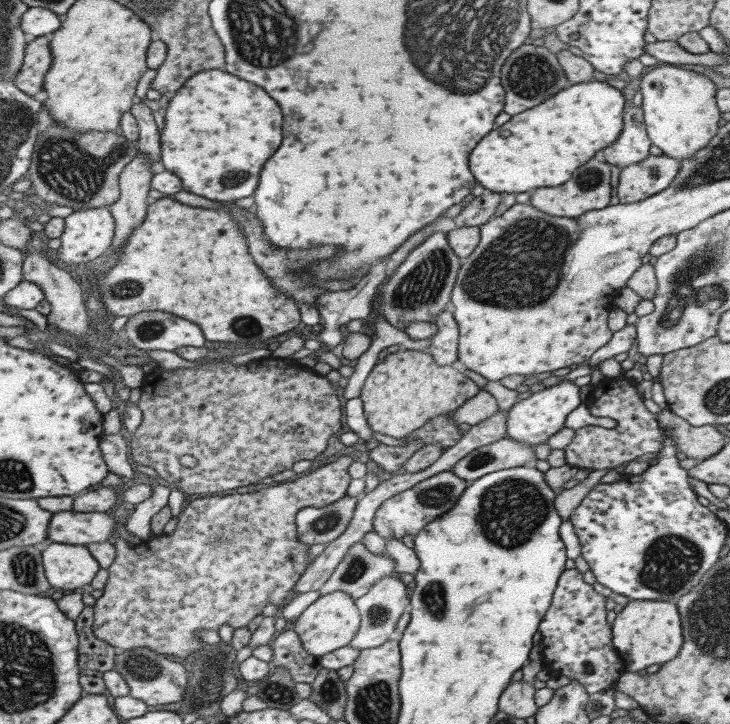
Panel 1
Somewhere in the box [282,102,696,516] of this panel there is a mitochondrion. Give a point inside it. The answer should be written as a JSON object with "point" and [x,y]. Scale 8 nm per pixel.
{"point":[526,252]}

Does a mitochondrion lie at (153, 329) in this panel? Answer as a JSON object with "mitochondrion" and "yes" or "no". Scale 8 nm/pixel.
{"mitochondrion":"yes"}

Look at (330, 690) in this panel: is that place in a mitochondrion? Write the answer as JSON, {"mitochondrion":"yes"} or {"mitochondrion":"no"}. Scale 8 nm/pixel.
{"mitochondrion":"yes"}

